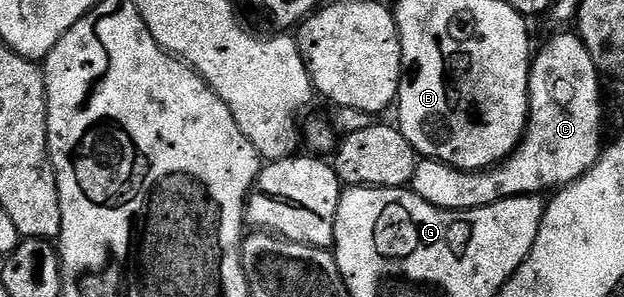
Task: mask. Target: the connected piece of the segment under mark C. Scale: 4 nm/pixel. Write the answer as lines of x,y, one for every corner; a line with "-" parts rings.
575,31
560,32
557,36
552,36
544,45
539,45
538,51
533,55
532,62
528,70
528,124
525,128
524,137
520,141
519,146
511,153
507,160
496,165
494,168
485,168
483,172
463,172
457,168
451,168
448,164
443,164
441,160
421,159
416,165
412,182
411,191
415,192
418,198
422,198
426,202
430,202
439,208
446,210
470,210
471,208
481,208
482,206
490,206
499,200
506,198
514,198
515,196
535,196
537,194
547,193
547,188
551,190
559,189
566,184
572,184
578,177
584,176
600,159
600,153
604,149
604,141
602,142
602,132
604,130
604,108
602,106
602,90
600,88
600,80
602,74
594,66
594,58
590,58
590,50
586,50
586,46
581,42
579,35

